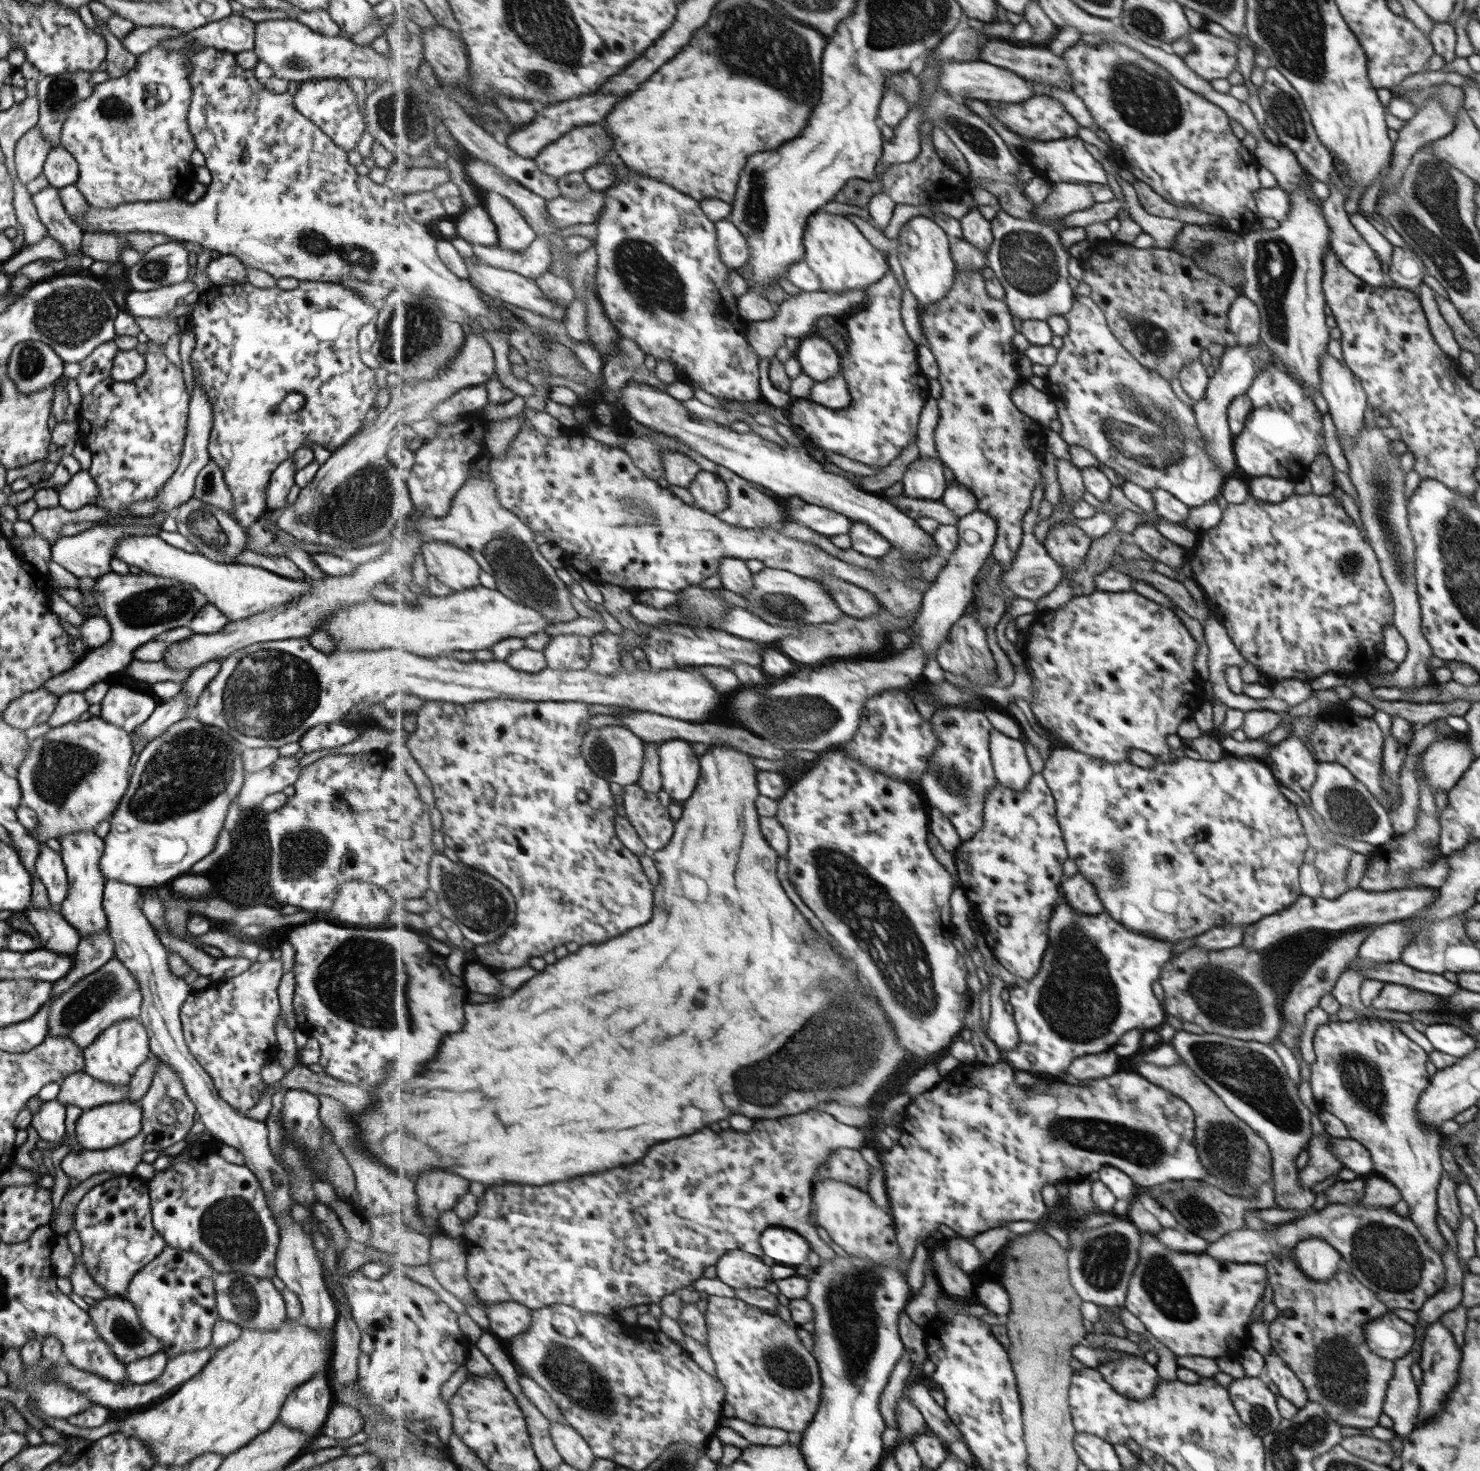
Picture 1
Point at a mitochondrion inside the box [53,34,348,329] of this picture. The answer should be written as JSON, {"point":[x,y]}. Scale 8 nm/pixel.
{"point":[294,64]}

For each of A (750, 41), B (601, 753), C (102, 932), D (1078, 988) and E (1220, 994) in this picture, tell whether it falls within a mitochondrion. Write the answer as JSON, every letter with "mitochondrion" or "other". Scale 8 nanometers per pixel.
{"A":"mitochondrion","B":"mitochondrion","C":"other","D":"mitochondrion","E":"mitochondrion"}

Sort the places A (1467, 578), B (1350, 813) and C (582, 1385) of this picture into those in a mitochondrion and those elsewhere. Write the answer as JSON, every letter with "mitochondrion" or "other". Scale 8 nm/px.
{"A":"mitochondrion","B":"mitochondrion","C":"mitochondrion"}

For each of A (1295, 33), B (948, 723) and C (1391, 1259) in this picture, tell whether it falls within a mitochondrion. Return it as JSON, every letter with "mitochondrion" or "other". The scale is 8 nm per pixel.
{"A":"mitochondrion","B":"other","C":"mitochondrion"}

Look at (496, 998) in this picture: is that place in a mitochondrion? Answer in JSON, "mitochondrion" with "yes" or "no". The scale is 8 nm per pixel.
{"mitochondrion":"no"}

